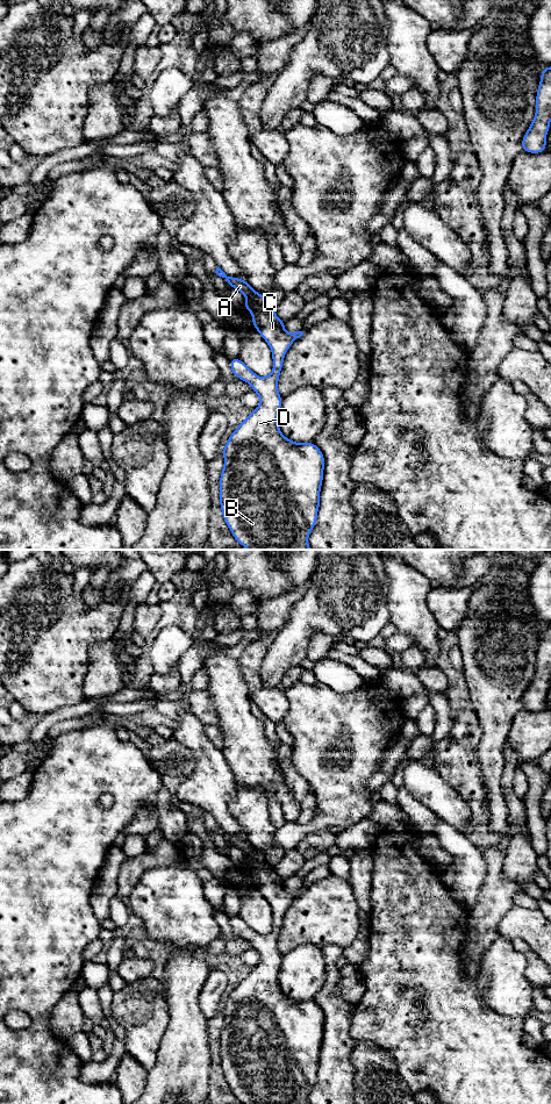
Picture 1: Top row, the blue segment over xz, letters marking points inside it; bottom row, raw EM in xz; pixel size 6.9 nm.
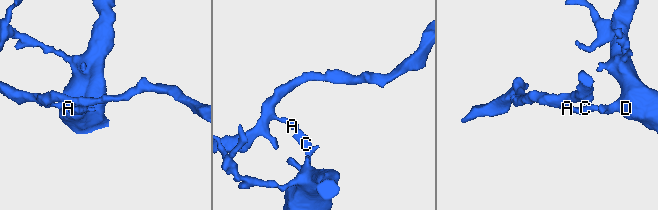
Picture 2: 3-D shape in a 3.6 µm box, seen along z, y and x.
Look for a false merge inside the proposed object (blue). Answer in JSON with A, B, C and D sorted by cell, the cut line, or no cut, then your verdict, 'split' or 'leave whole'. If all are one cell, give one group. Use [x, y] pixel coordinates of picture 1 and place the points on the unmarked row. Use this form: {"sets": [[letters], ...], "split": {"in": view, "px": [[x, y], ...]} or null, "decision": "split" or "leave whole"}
{"sets": [["A"], ["B", "C", "D"]], "split": {"in": "xz", "px": [[256, 850], [247, 857]]}, "decision": "split"}

